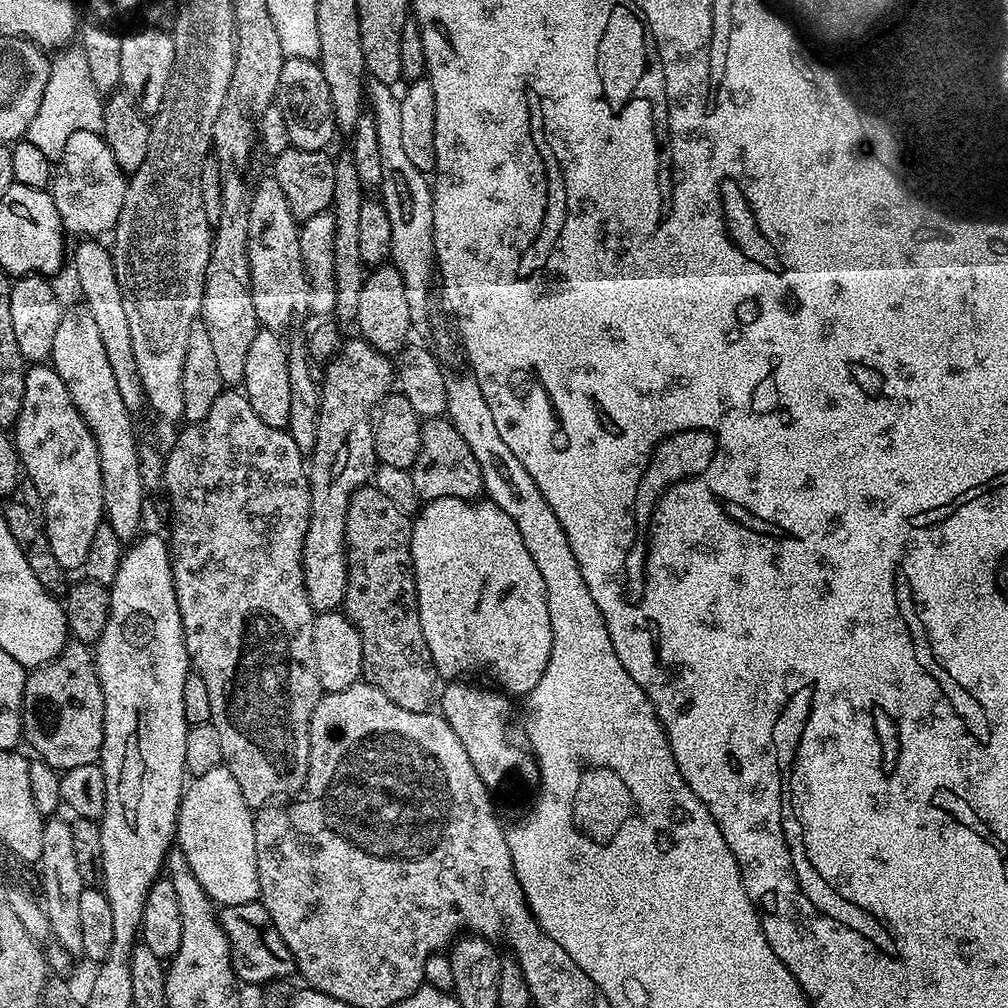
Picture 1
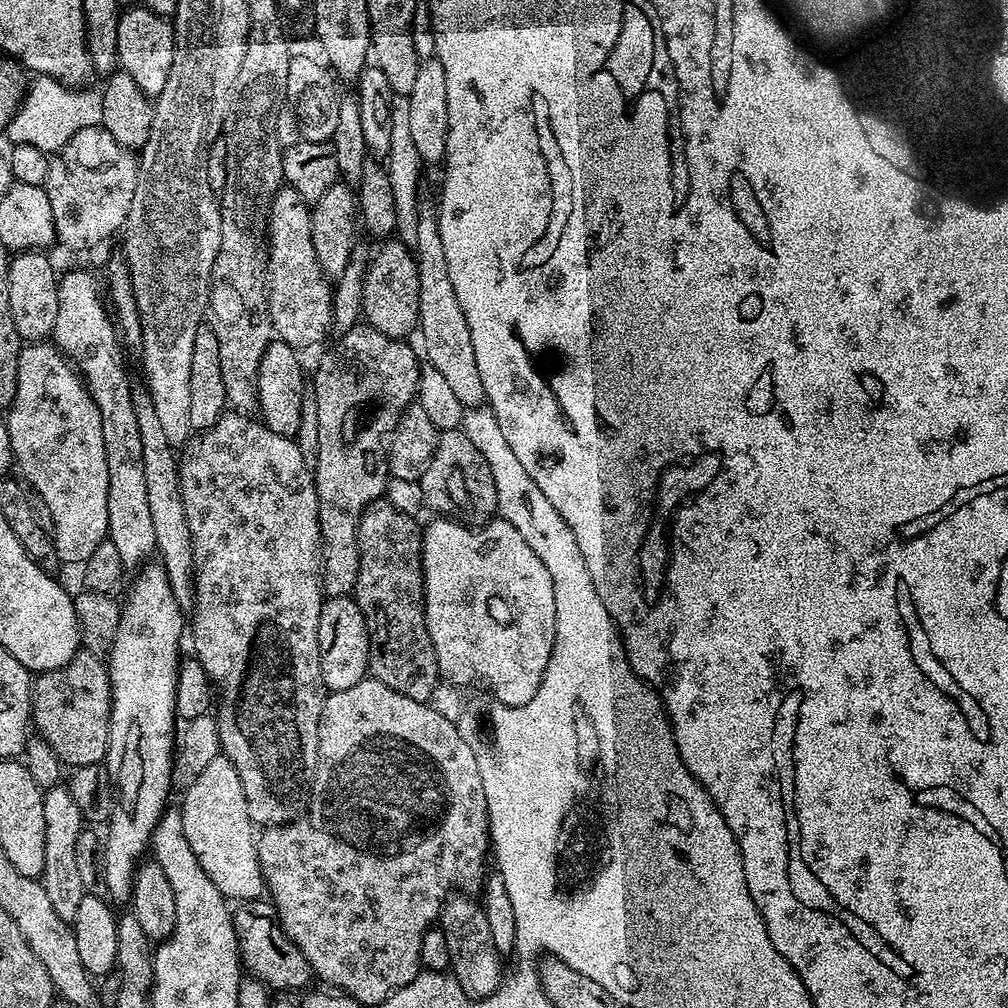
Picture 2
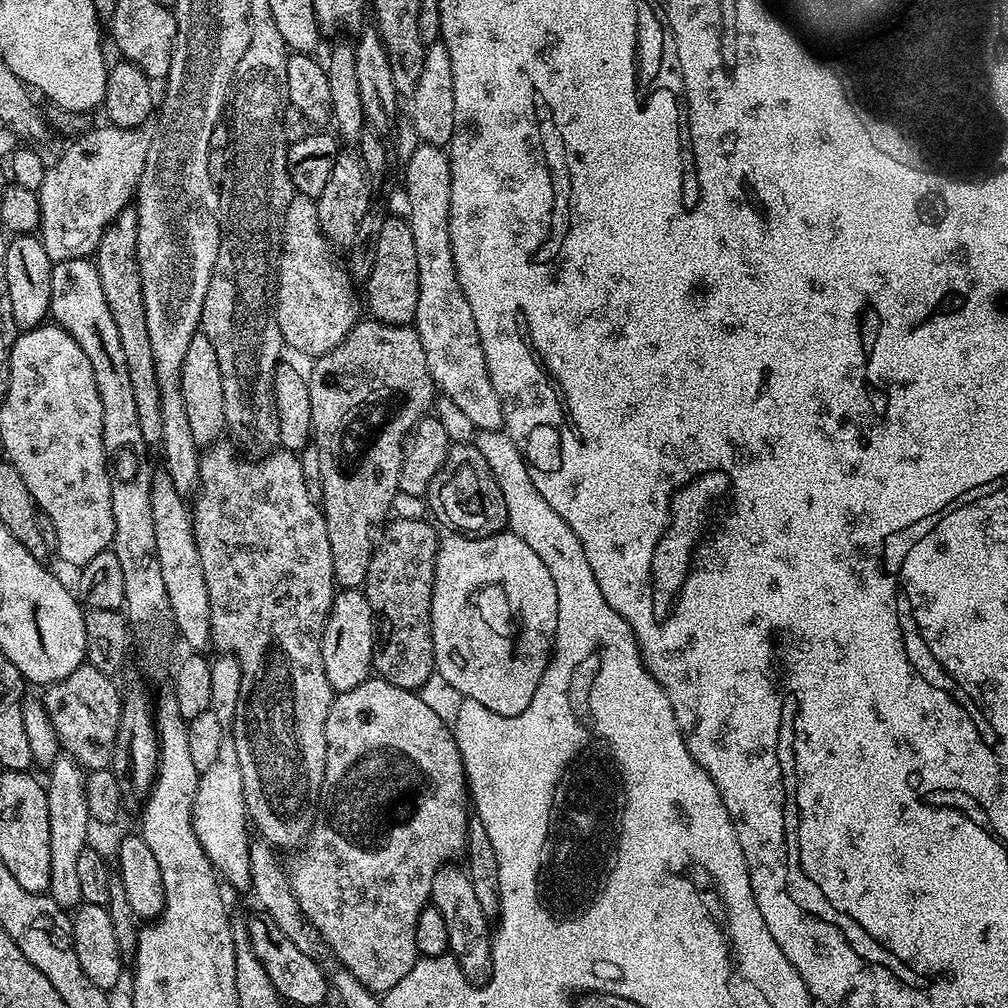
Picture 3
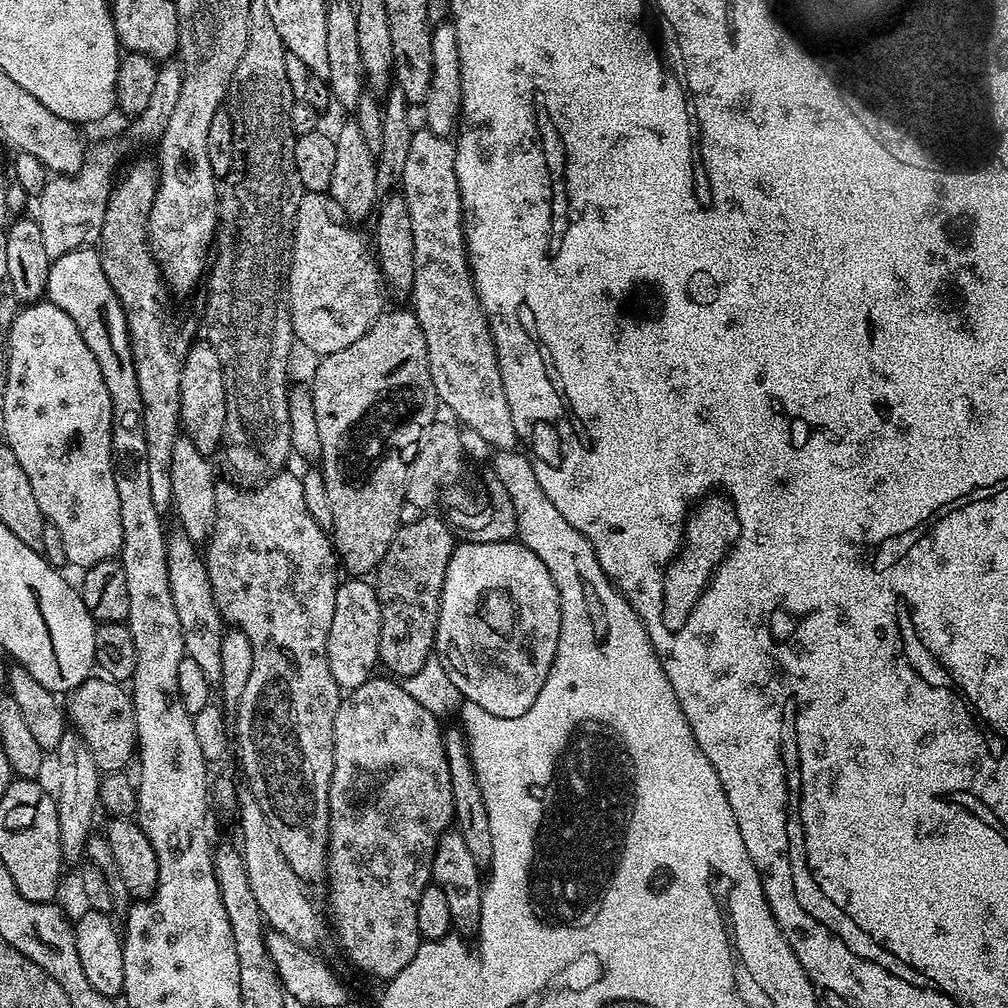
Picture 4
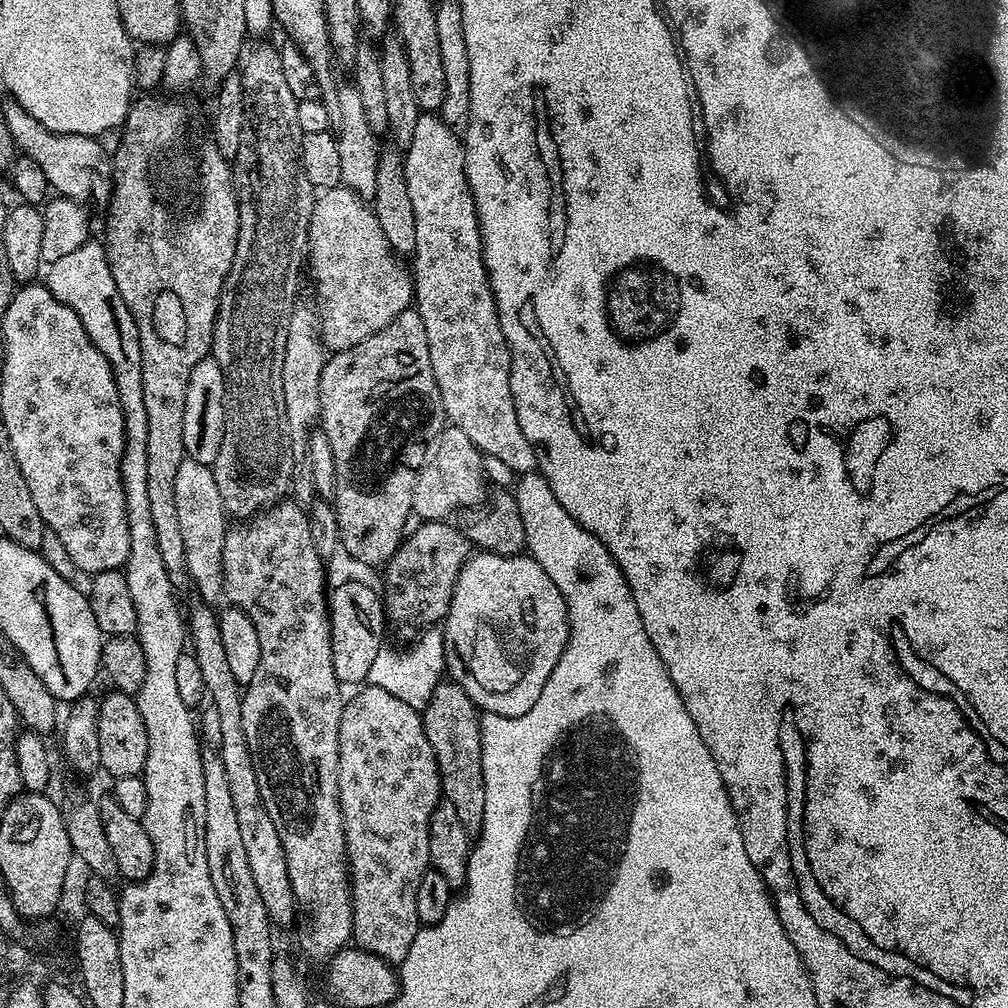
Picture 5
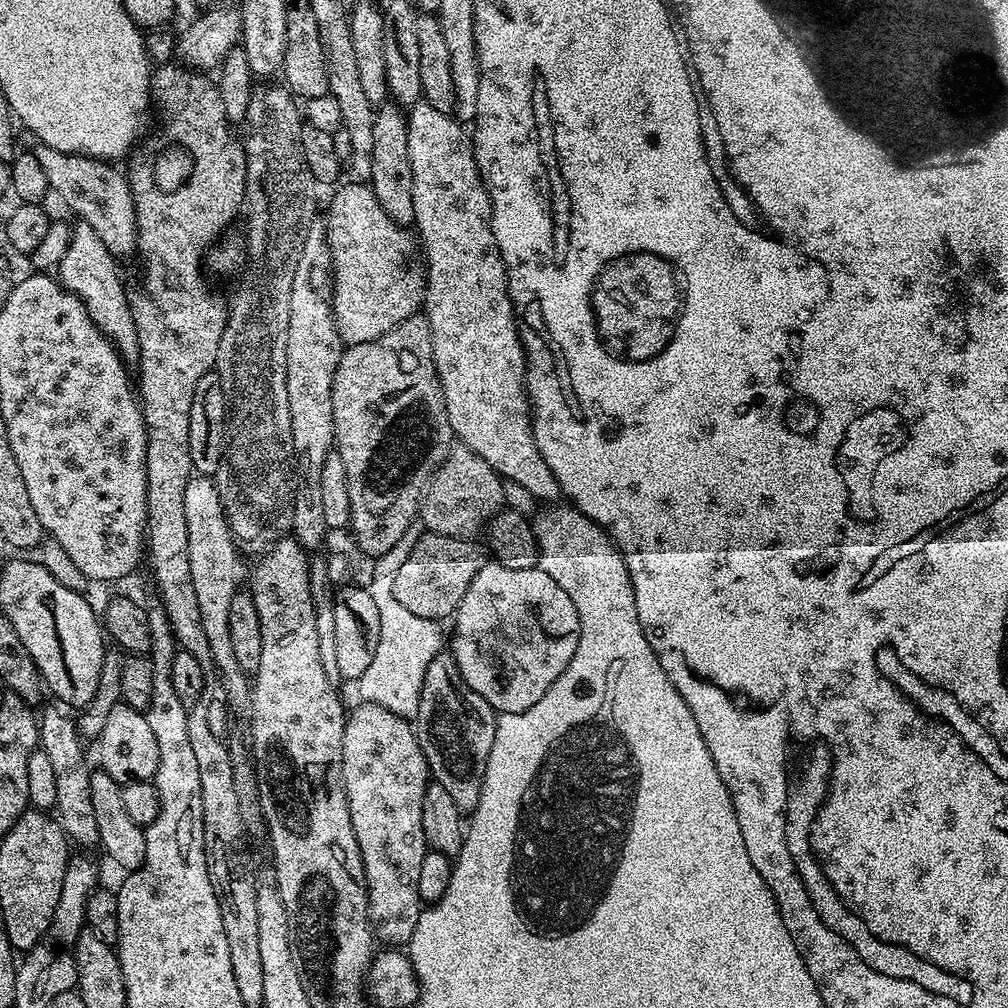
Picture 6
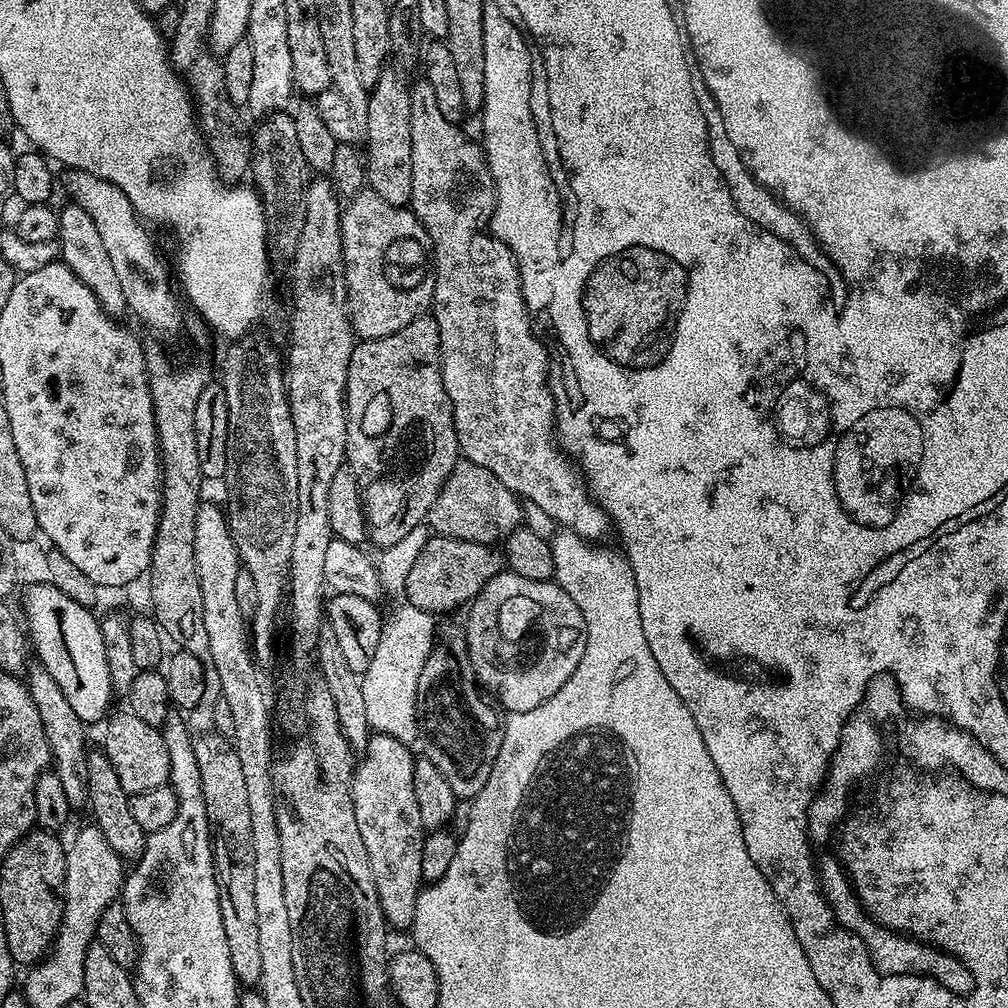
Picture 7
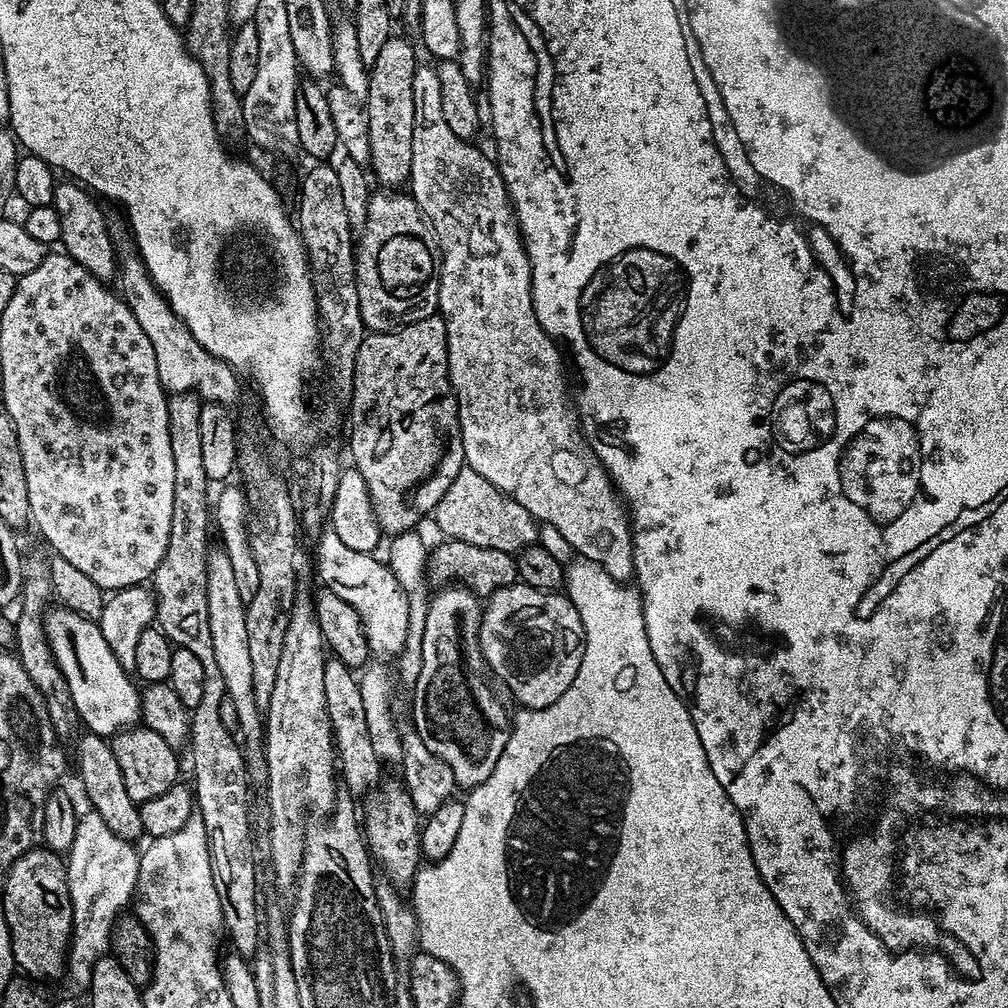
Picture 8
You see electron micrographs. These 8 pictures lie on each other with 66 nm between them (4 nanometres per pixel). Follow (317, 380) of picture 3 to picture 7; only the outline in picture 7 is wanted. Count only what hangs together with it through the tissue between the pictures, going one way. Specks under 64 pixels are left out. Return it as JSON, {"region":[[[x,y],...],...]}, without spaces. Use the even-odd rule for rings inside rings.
{"region":[[[425,314],[386,338],[360,340],[352,350],[348,367],[346,403],[346,464],[361,488],[364,520],[368,523],[367,539],[383,550],[401,541],[414,526],[427,521],[440,488],[448,481],[462,456],[452,403],[440,373],[440,331],[436,319]]]}

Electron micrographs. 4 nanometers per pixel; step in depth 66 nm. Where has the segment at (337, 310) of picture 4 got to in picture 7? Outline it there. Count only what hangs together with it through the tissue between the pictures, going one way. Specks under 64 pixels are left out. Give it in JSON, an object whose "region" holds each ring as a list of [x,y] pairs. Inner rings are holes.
{"region":[[[365,186],[343,205],[340,229],[344,277],[348,287],[348,315],[352,322],[352,331],[360,340],[386,338],[431,309],[436,281],[436,261],[432,258],[430,234],[424,229],[415,212],[407,207],[386,202],[386,198],[378,198],[375,190]]]}

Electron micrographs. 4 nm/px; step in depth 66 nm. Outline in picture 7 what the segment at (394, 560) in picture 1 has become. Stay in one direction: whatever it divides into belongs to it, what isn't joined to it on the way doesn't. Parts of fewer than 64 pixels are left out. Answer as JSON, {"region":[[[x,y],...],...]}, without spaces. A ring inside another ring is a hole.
{"region":[[[433,535],[415,559],[406,577],[403,595],[407,603],[431,614],[450,612],[459,604],[467,605],[498,573],[505,571],[506,561],[495,547],[478,542],[455,540]]]}

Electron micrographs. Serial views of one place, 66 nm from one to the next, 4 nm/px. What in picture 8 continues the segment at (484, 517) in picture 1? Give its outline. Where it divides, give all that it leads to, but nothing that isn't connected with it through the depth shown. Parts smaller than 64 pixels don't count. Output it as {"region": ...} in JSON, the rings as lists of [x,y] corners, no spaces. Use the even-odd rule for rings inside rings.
{"region":[[[519,582],[499,588],[493,596],[487,597],[482,608],[480,625],[480,652],[488,663],[489,673],[496,676],[508,687],[508,692],[520,703],[521,709],[545,708],[566,690],[570,690],[570,682],[574,682],[574,674],[578,674],[578,666],[582,666],[584,653],[584,627],[578,610],[568,601],[567,595],[559,591],[543,592],[541,588],[532,588]]]}

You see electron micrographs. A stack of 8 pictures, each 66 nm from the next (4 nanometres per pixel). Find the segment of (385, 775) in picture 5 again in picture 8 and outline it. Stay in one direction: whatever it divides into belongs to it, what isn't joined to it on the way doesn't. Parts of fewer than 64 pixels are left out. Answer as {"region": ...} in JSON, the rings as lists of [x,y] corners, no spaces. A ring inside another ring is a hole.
{"region":[[[399,779],[376,785],[367,793],[368,801],[362,804],[362,831],[373,861],[385,872],[393,885],[411,885],[416,878],[416,869],[421,867],[420,830],[421,813],[417,812],[410,794]]]}

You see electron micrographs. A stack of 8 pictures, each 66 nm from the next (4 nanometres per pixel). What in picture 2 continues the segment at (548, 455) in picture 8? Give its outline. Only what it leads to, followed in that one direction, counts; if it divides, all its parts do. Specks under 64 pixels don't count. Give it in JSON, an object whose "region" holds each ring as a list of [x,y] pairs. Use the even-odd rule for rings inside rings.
{"region":[[[428,206],[421,207],[416,220],[414,255],[418,266],[420,283],[420,322],[418,336],[424,339],[427,363],[454,390],[454,395],[465,406],[480,406],[485,403],[482,378],[478,378],[478,362],[474,362],[474,346],[470,343],[470,328],[466,326],[466,316],[458,306],[454,286],[450,286],[450,274],[446,274],[446,258],[442,254],[442,238],[438,234],[436,213]]]}

